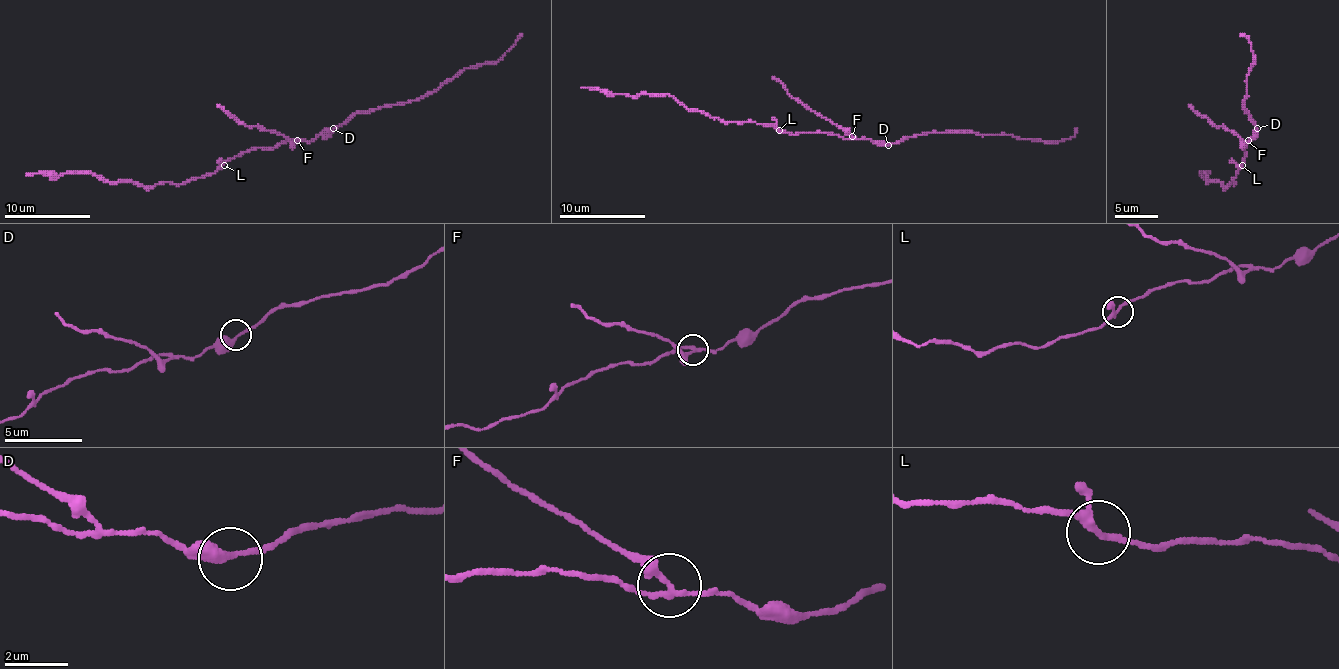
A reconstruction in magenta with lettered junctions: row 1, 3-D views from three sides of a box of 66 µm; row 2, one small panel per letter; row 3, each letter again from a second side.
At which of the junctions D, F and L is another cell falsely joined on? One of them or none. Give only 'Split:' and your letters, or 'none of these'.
Split: F

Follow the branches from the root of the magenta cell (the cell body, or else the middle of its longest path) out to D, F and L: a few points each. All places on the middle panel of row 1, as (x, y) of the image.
D: (837, 135), (845, 139), (884, 141), (888, 145)
F: (837, 135), (845, 139), (852, 137)
L: (837, 135), (789, 135), (779, 130)

